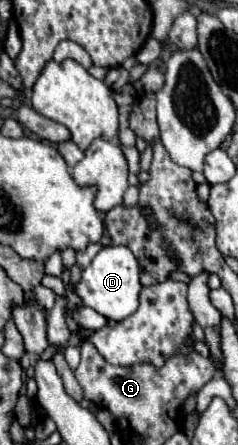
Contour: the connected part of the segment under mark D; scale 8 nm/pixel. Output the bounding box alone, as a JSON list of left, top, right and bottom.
[74,247,140,321]

